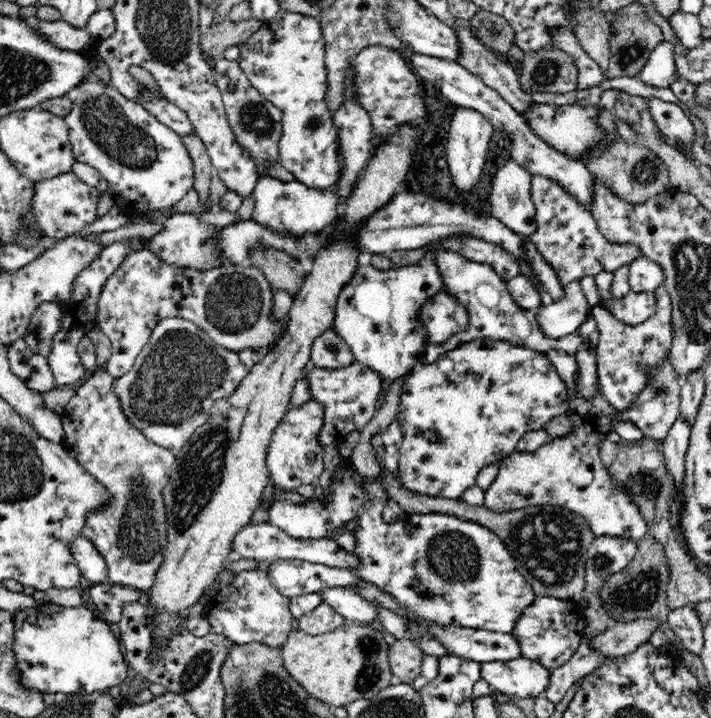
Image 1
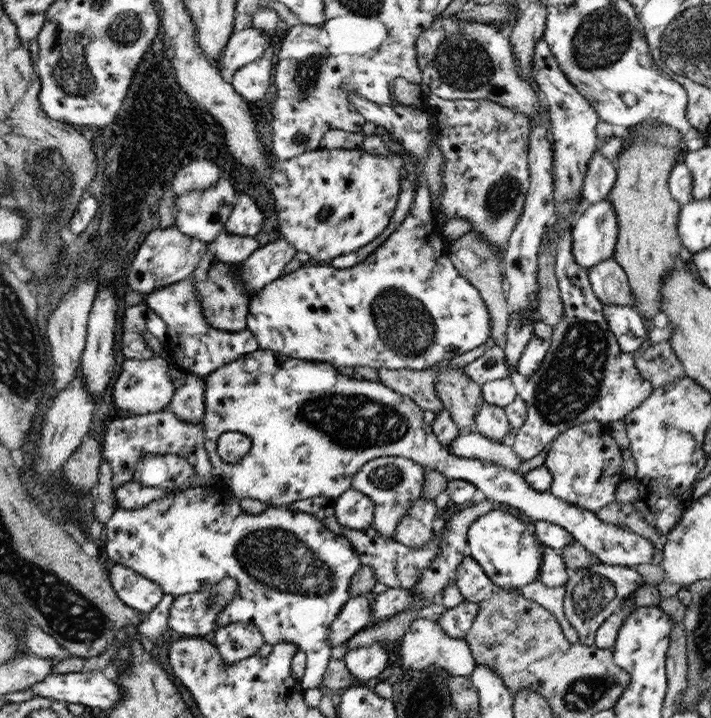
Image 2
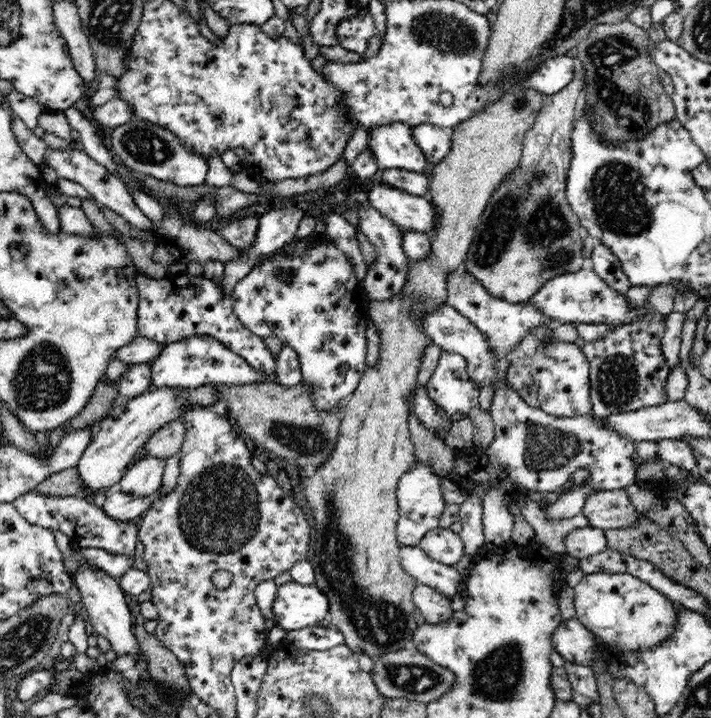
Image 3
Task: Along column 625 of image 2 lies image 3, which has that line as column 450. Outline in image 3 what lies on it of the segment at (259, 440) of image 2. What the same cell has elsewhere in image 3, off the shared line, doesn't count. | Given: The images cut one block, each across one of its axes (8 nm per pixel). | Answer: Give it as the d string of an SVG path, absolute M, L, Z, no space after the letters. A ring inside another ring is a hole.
M438 526L425 535L418 546L430 558L442 564L454 567L462 558L462 555L465 554L463 541L458 535L457 528L446 529Z

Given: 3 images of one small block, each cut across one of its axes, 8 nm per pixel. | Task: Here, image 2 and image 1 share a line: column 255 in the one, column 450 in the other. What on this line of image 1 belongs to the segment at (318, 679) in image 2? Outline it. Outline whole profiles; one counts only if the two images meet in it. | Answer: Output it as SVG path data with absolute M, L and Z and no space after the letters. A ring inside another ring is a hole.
M364 478L364 490L367 490L368 503L364 506L354 535L358 545L354 553L358 555L360 567L354 573L376 584L382 591L390 593L410 611L410 620L406 620L409 636L414 643L423 633L420 619L430 624L444 627L456 625L468 629L484 629L492 632L510 633L519 622L524 609L537 597L531 584L516 568L512 555L506 549L498 535L478 522L458 518L456 515L440 512L406 515L400 525L391 526L381 517L389 496L385 484L379 478Z

